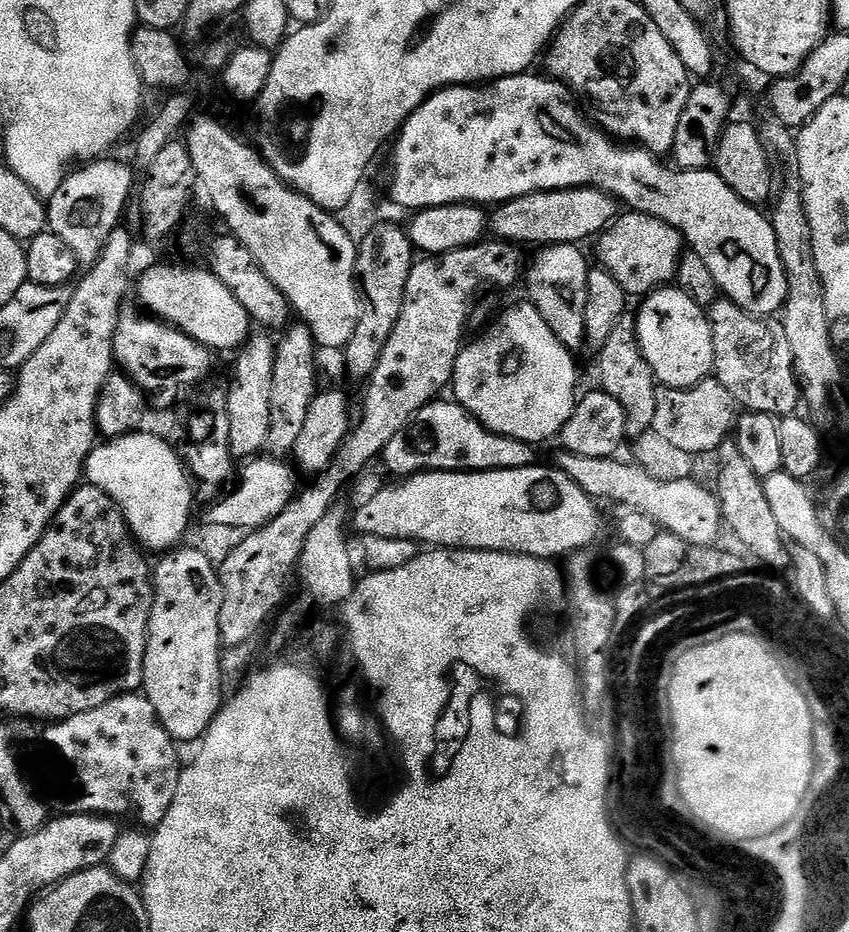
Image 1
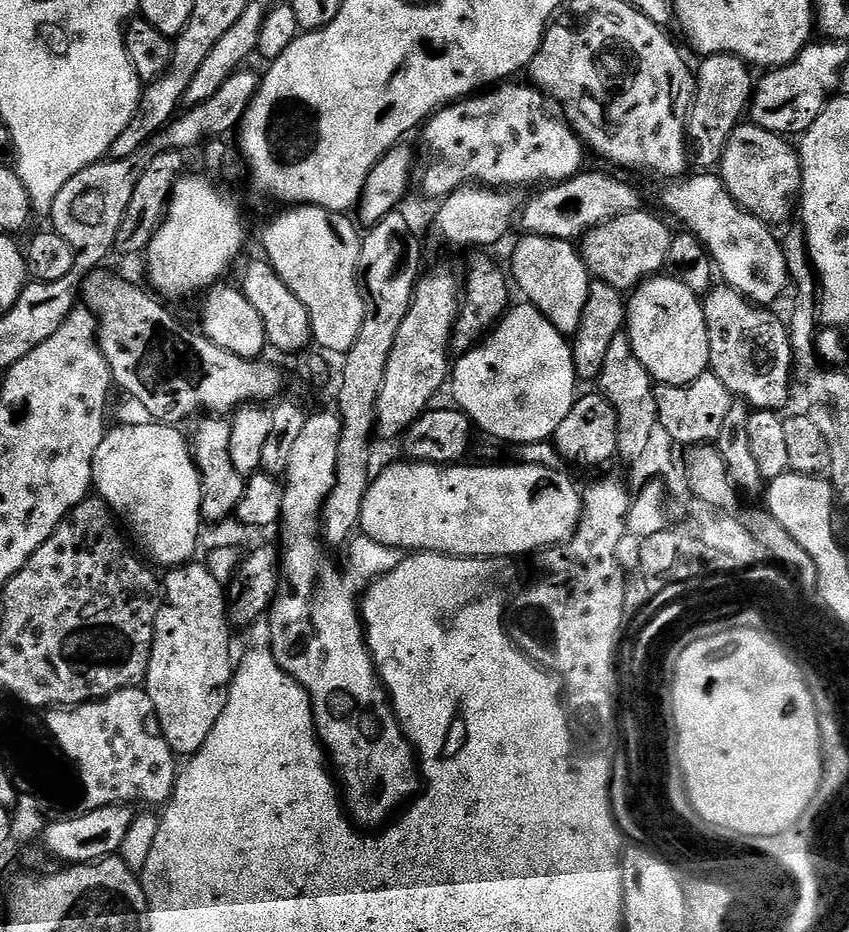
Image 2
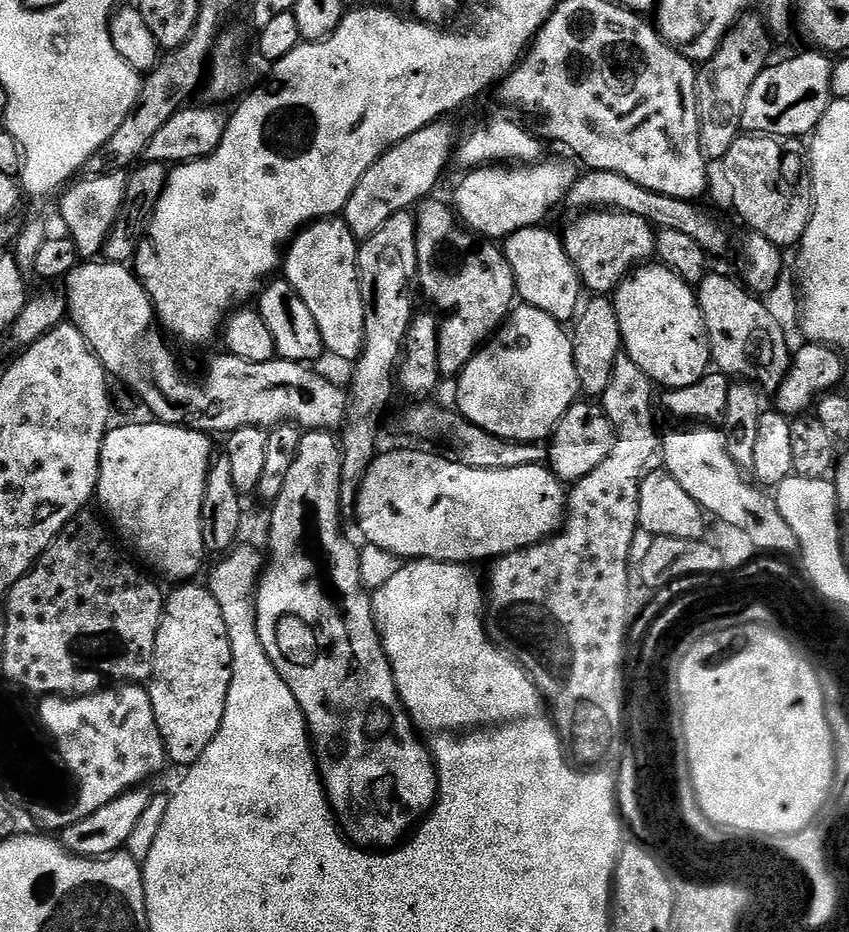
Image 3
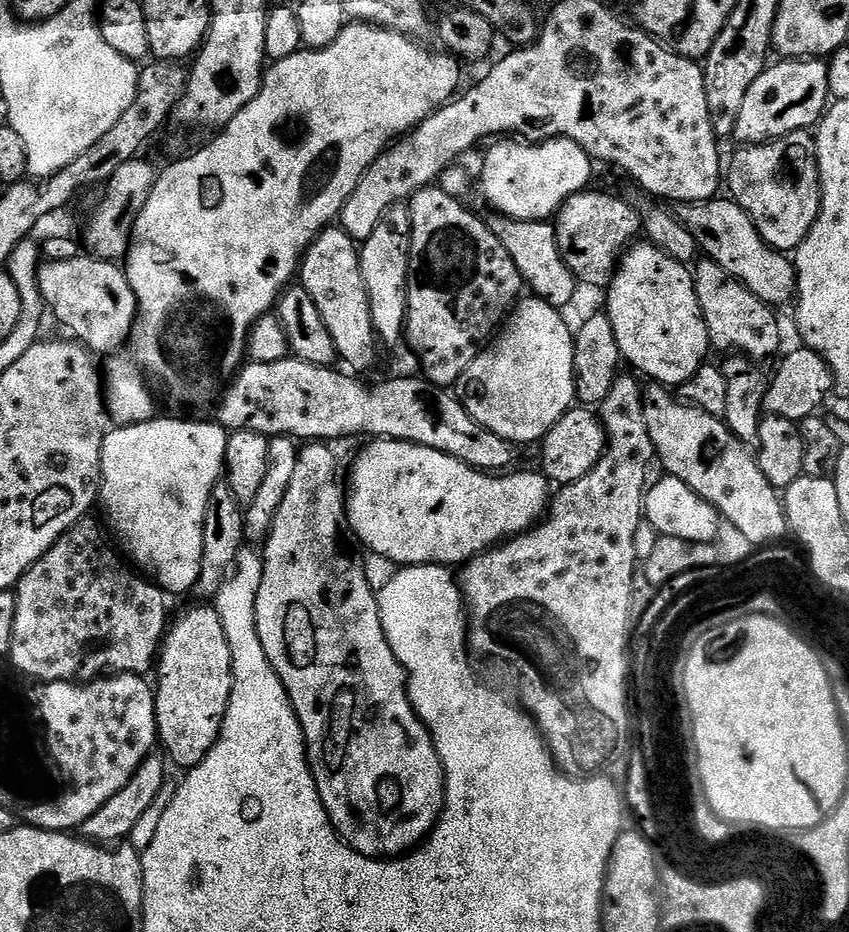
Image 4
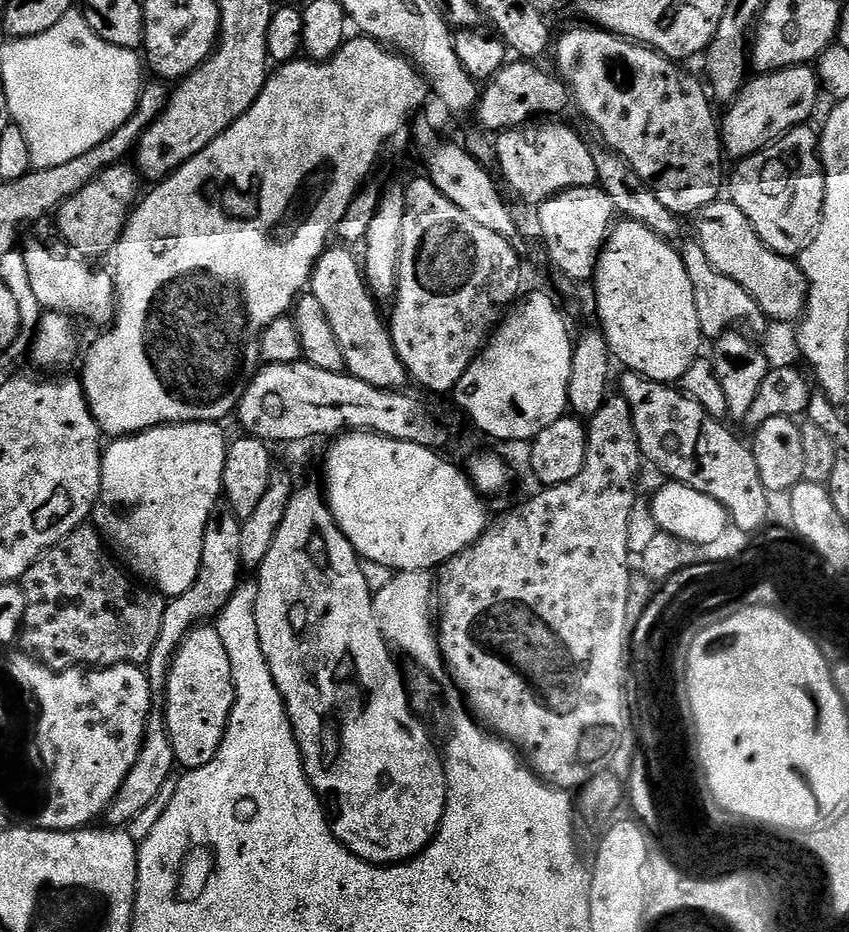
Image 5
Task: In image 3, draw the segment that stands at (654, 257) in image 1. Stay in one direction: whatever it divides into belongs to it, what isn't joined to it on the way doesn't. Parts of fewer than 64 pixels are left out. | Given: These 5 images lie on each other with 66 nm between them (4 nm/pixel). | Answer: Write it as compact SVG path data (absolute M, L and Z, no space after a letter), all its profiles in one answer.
M584 210L562 231L564 249L578 270L580 283L592 294L612 294L637 266L656 255L657 229L647 218L615 210Z

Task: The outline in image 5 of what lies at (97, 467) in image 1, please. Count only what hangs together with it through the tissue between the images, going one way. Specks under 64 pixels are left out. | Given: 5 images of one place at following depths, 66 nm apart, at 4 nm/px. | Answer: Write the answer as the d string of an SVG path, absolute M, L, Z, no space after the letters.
M212 422L174 424L171 426L150 428L146 432L137 432L130 436L113 439L111 441L112 445L110 445L109 448L107 445L102 452L98 504L101 509L104 507L104 513L100 516L100 524L98 523L99 531L102 533L103 539L114 549L114 552L114 547L116 547L117 553L115 552L115 555L119 557L137 577L139 577L138 575L141 576L141 578L139 577L141 581L147 582L155 591L168 598L175 598L186 594L186 590L190 590L190 586L194 586L194 578L198 578L198 570L202 566L202 538L204 537L204 531L208 525L208 520L217 511L218 505L216 505L216 499L221 499L222 496L224 463L228 457L229 445L226 443L226 440L224 444L224 436L216 428L219 427Z

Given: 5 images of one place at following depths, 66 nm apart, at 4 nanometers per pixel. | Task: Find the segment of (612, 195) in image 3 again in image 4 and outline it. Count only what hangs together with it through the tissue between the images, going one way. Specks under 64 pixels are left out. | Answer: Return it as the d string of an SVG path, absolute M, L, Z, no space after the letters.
M713 198L702 202L677 204L674 208L674 215L682 222L682 226L686 226L686 230L690 230L690 234L694 234L697 249L702 250L707 259L718 262L718 266L725 268L741 284L746 285L759 300L764 301L769 306L784 304L787 300L789 303L796 294L796 270L793 261L785 253L777 252L761 238L752 219L741 210L735 200L731 198L720 199Z

